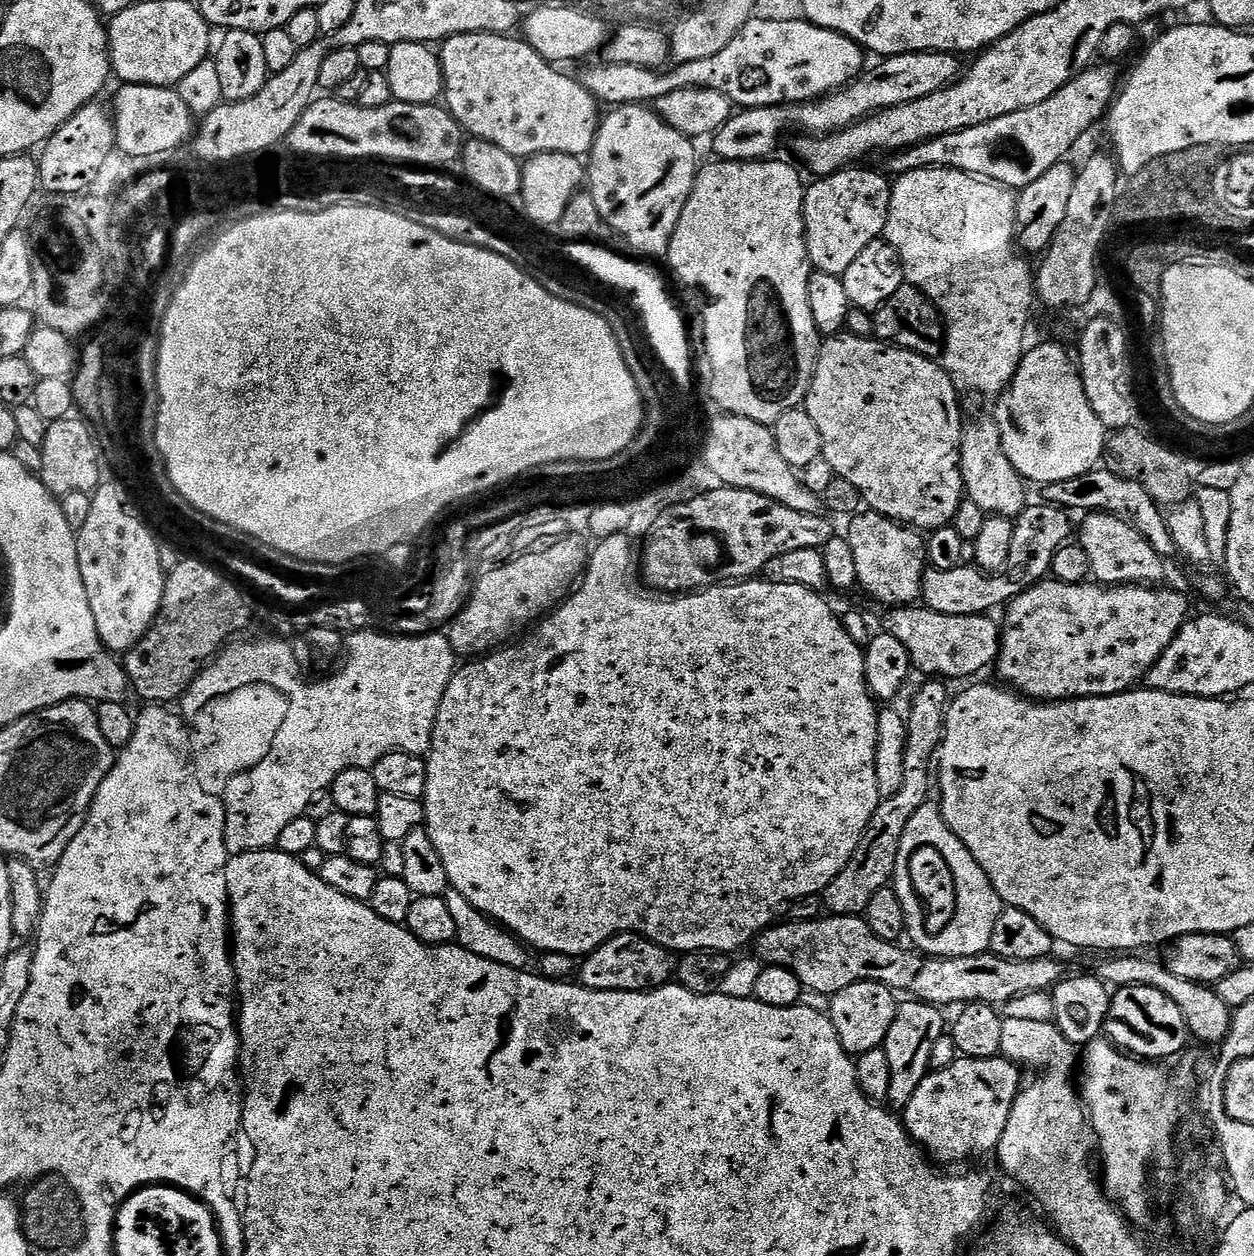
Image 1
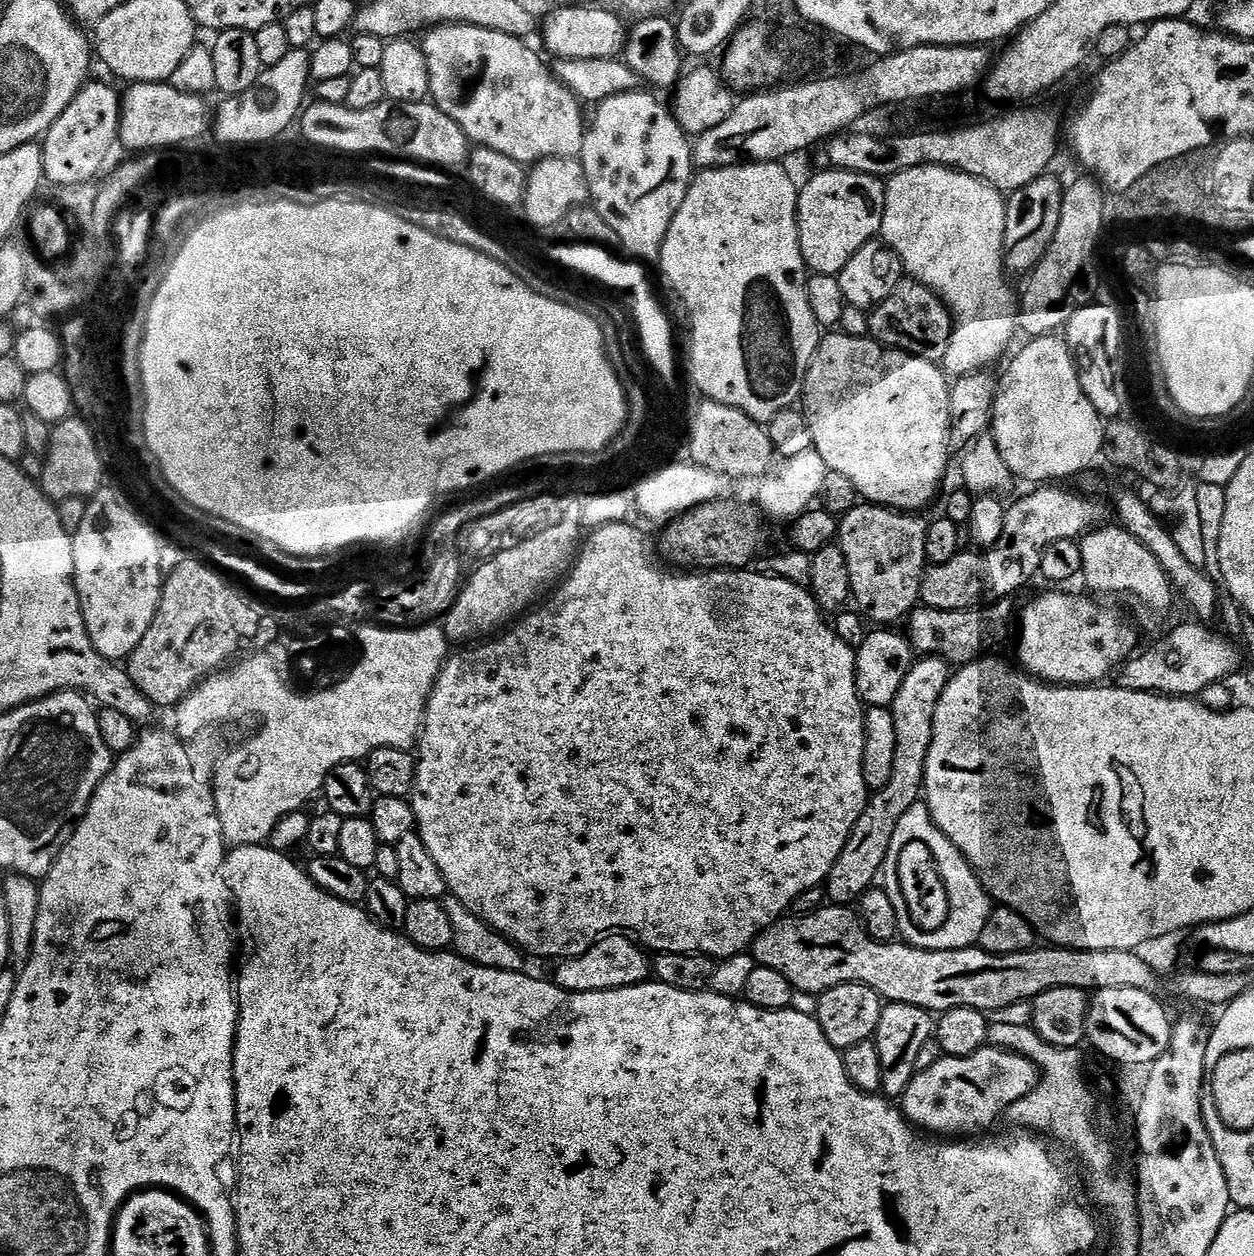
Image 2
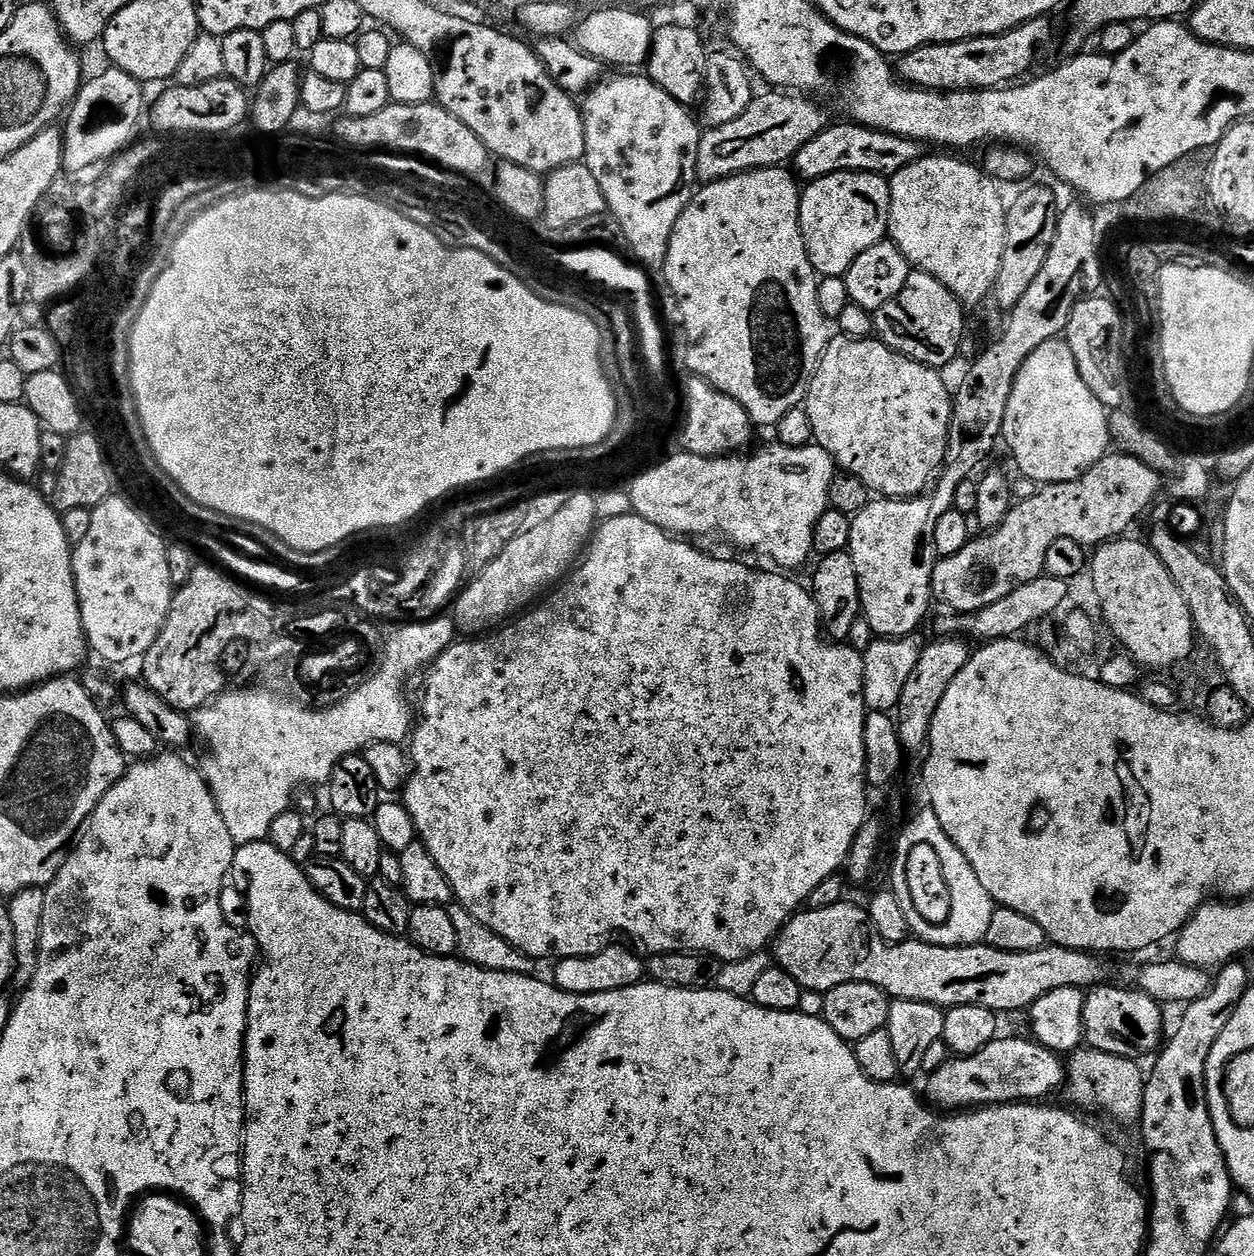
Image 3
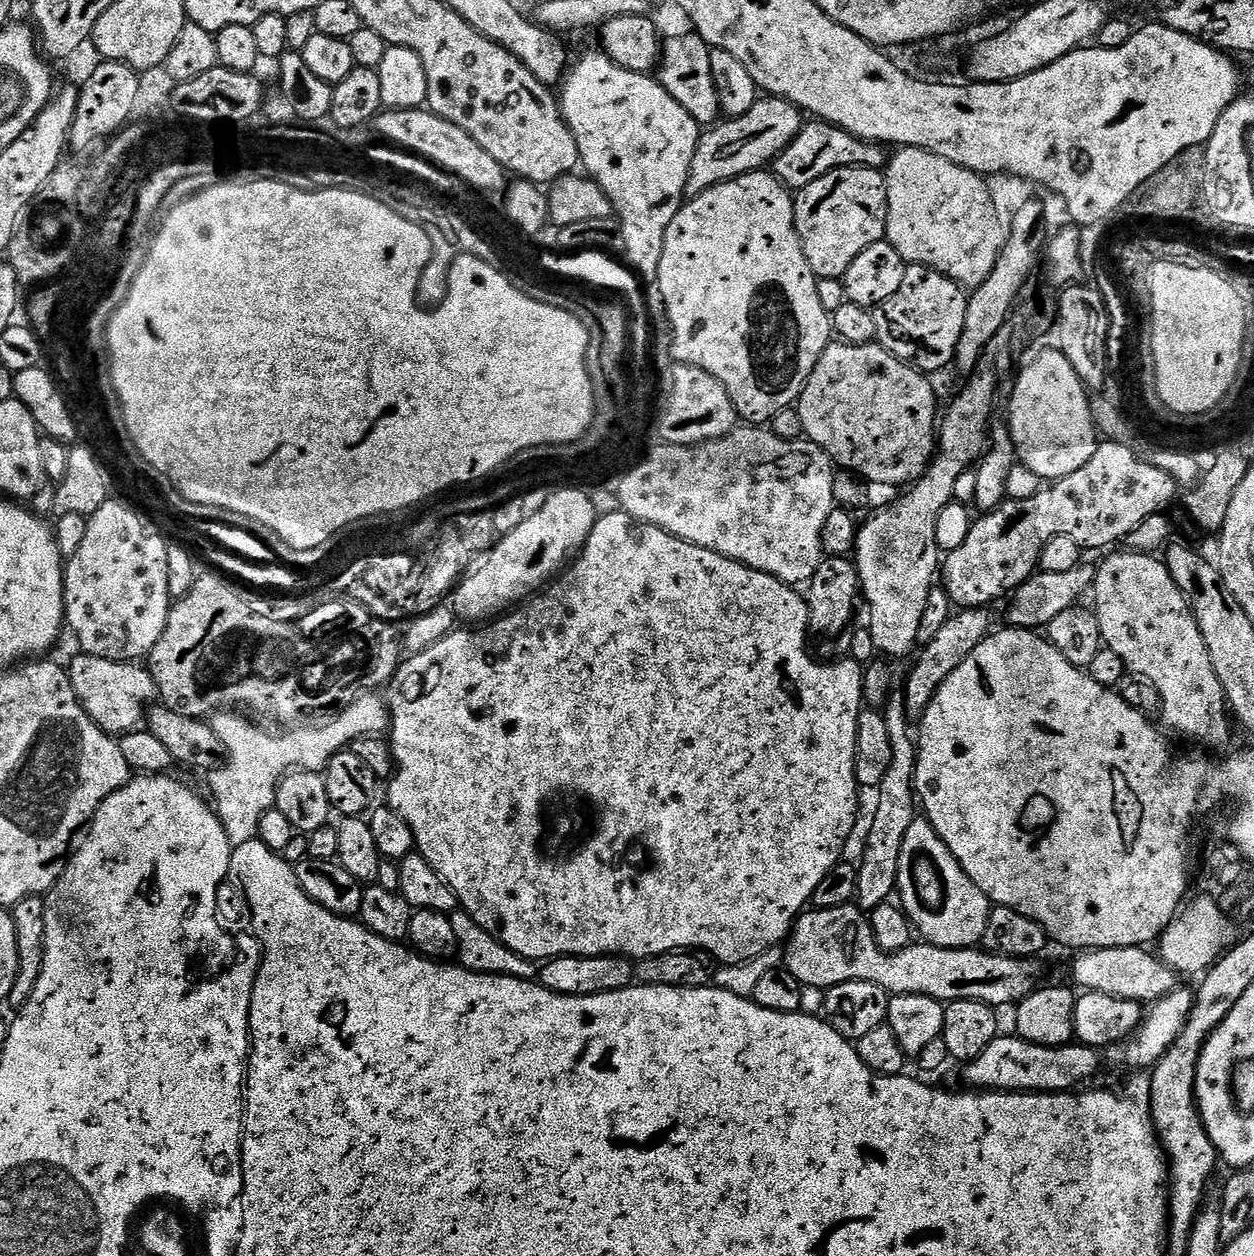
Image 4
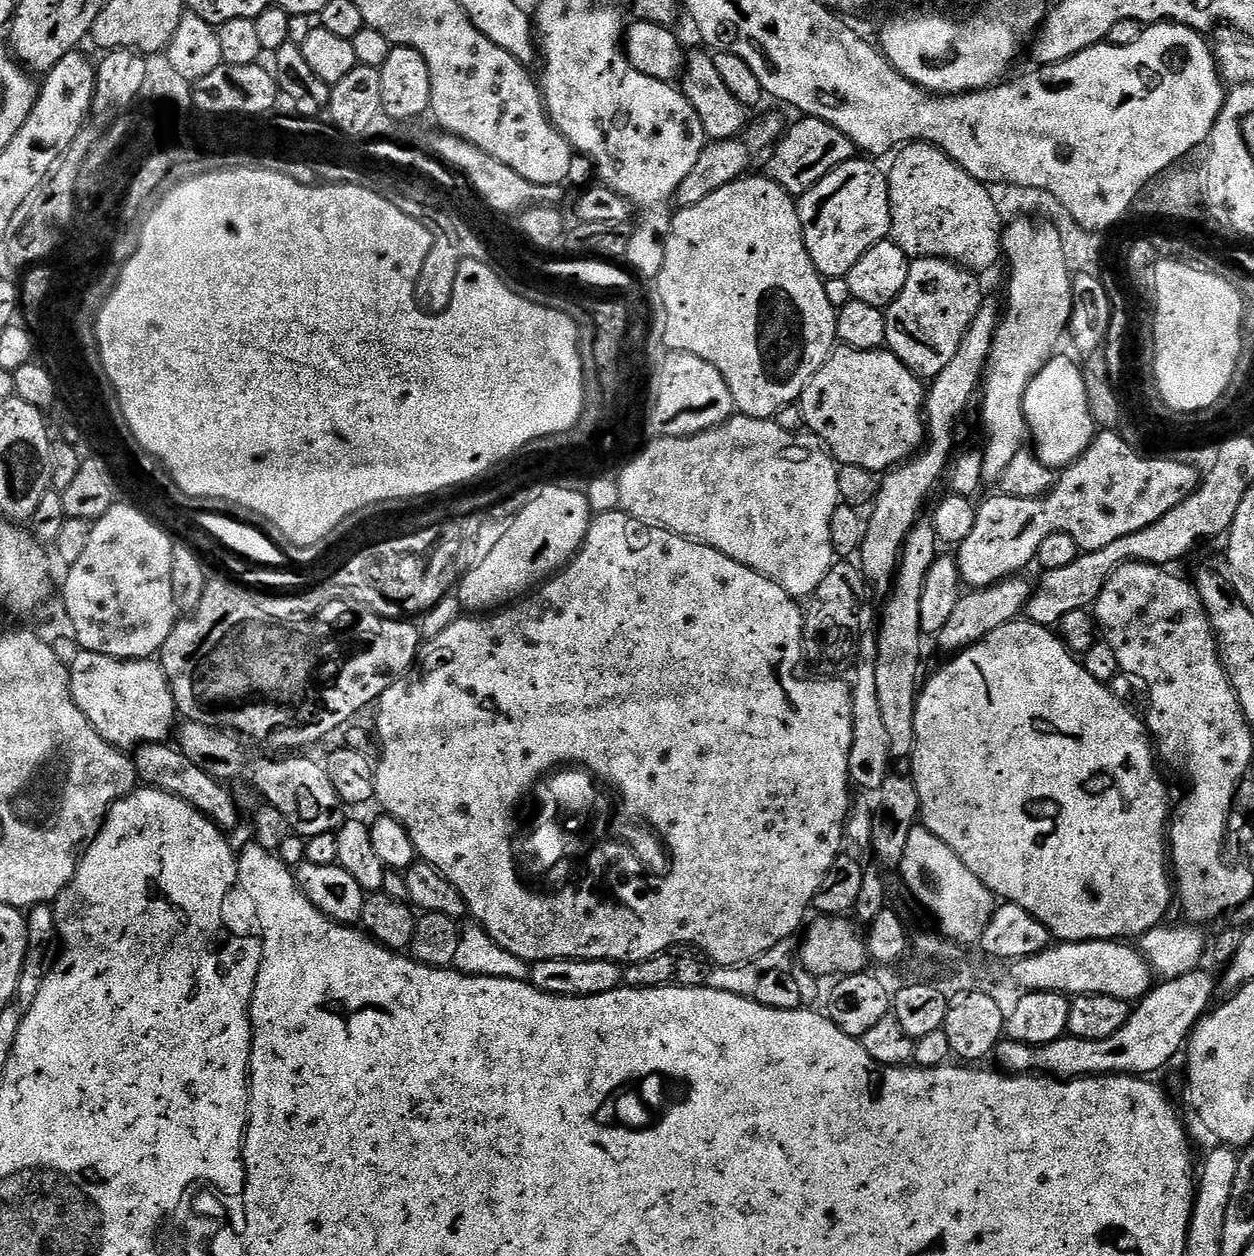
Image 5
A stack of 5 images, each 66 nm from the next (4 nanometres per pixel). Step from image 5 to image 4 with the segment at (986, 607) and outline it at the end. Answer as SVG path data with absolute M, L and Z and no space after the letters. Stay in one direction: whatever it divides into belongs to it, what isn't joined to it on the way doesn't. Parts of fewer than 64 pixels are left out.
M983 607L957 611L945 622L941 630L931 635L931 641L924 650L920 654L917 653L912 672L908 676L906 686L903 685L902 688L904 708L908 711L909 721L919 721L942 682L973 653L974 647L989 635L992 628L989 612L989 609Z

